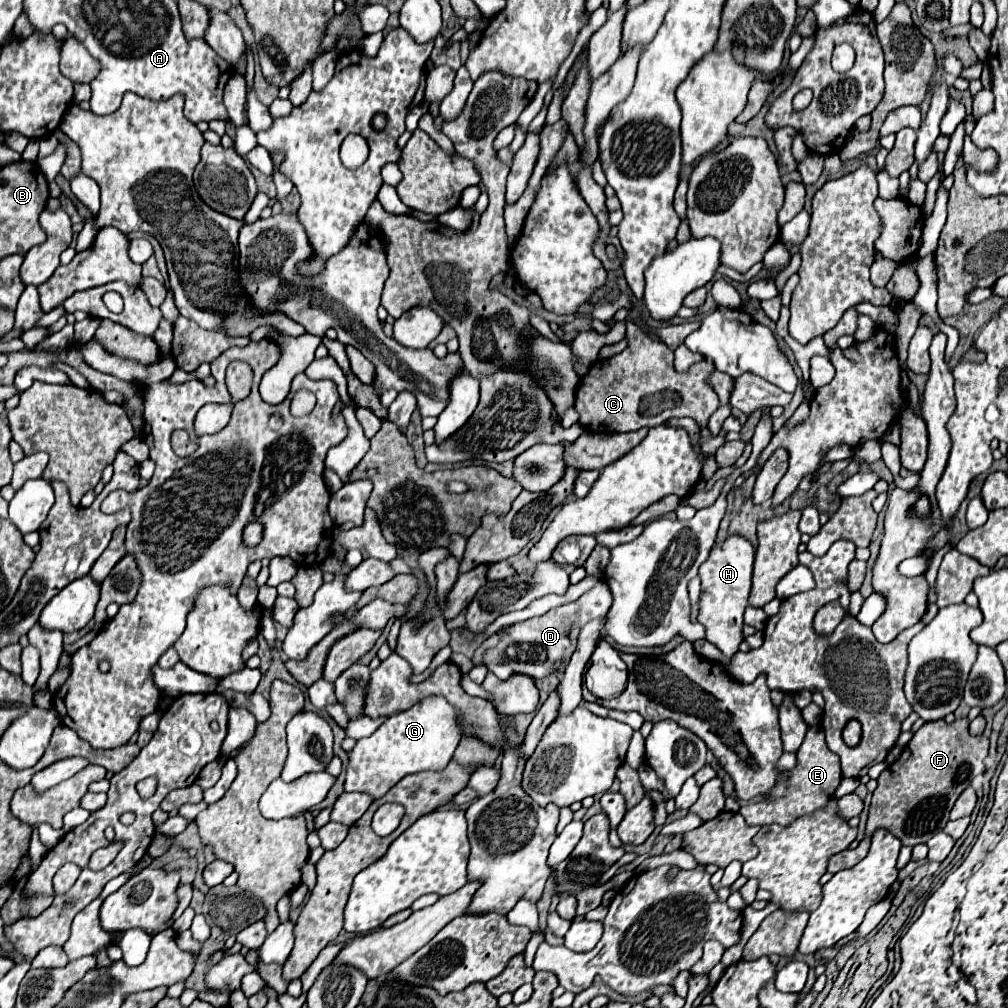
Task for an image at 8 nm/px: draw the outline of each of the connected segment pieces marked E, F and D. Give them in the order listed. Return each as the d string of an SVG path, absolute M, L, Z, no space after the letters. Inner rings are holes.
M810 726L802 746L796 750L796 766L784 772L784 780L780 780L780 784L776 784L776 792L772 792L772 800L744 804L738 812L744 816L746 824L752 826L770 826L770 824L788 826L796 818L812 814L814 810L826 806L826 802L834 796L834 790L838 788L840 780L842 780L840 758L826 746L824 730L820 726Z
M968 718L954 720L952 724L936 720L924 724L914 734L900 758L890 764L878 778L878 788L872 794L868 812L866 838L852 852L834 854L828 864L830 874L856 866L868 854L868 838L876 828L894 832L894 836L900 838L904 846L924 844L928 838L944 830L956 798L978 774L984 772L984 760L988 756L988 740L984 736L972 736L968 726Z
M600 580L598 584L592 586L592 590L588 590L584 596L580 596L576 602L552 608L544 616L530 618L522 624L512 624L508 628L504 628L500 642L494 648L486 650L482 664L492 674L496 674L500 680L508 680L508 676L512 676L516 672L520 672L524 676L532 676L534 680L544 678L546 674L552 672L554 662L558 662L558 660L568 662L570 660L582 626L594 618L606 616L610 606L612 606L612 592L610 592L608 584L604 584L604 580ZM508 646L524 646L524 648L520 652L506 652Z

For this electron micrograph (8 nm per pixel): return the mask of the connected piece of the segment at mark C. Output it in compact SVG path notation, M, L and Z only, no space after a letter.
M628 322L628 348L606 360L596 360L576 390L576 410L586 430L614 434L654 428L668 418L690 416L706 424L720 406L716 392L708 386L708 374L714 370L710 360L696 362L686 372L674 370L674 352L660 340L650 338L640 326Z

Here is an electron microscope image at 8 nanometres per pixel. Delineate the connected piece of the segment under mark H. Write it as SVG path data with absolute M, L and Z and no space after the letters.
M736 534L726 536L724 542L714 544L708 560L700 566L700 580L702 580L702 592L698 602L698 622L706 628L706 640L714 644L722 656L718 662L722 662L728 670L728 664L732 656L738 652L742 636L742 614L748 606L748 594L750 594L750 580L752 580L752 562L754 562L754 548L752 544Z

